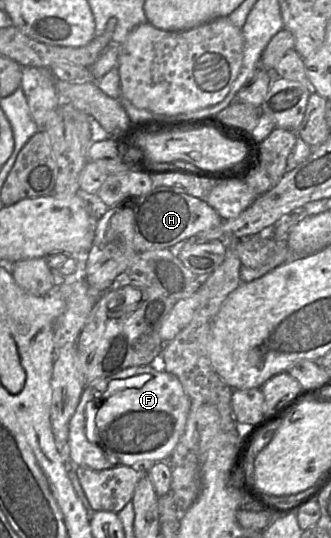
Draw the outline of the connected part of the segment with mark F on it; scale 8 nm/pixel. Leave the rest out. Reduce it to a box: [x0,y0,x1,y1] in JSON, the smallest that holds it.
[69,366,190,470]

